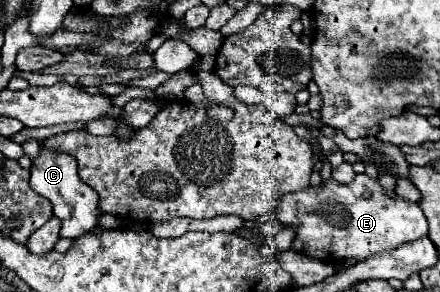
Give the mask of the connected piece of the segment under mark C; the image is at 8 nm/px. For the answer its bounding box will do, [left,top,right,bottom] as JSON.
[31,147,99,239]

